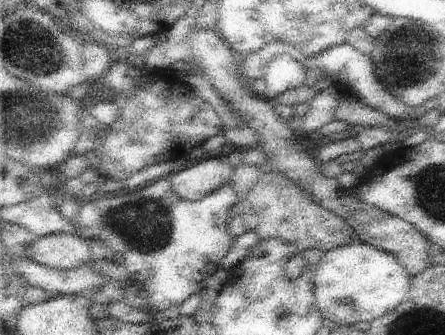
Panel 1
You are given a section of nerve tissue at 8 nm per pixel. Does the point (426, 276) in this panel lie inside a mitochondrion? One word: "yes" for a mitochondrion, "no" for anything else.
no

